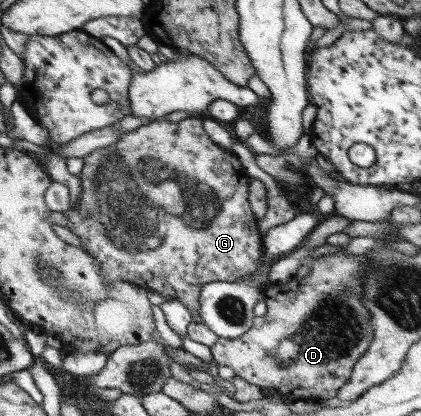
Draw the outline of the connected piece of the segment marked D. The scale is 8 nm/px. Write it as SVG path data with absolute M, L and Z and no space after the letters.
M343 252L319 257L310 264L311 273L307 277L301 278L295 276L287 282L281 282L276 285L270 283L265 287L263 289L263 294L265 295L263 300L268 307L266 315L263 318L255 317L253 325L237 339L219 338L218 342L215 343L213 347L210 347L210 351L213 355L213 361L216 361L215 363L231 367L236 376L263 389L277 389L279 393L283 393L283 397L293 395L293 397L307 397L307 399L311 399L311 397L321 397L321 400L329 400L336 397L338 391L348 383L355 362L366 353L367 348L372 342L373 330L370 326L370 313L362 302L364 275L371 270L371 268L369 268L369 258L365 255L347 257Z

